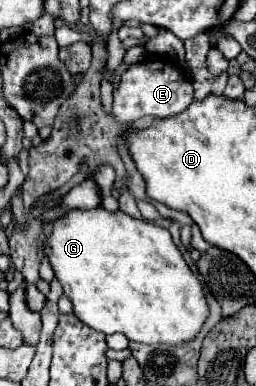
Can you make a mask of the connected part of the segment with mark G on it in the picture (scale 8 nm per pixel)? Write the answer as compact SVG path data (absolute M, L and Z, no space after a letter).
M102 205L94 209L62 211L60 217L50 221L44 257L50 261L56 279L62 283L66 297L72 301L74 313L80 315L80 321L106 335L124 333L128 339L140 343L182 345L198 335L208 317L202 285L174 245L170 231L150 221L138 221L124 211L112 213Z

